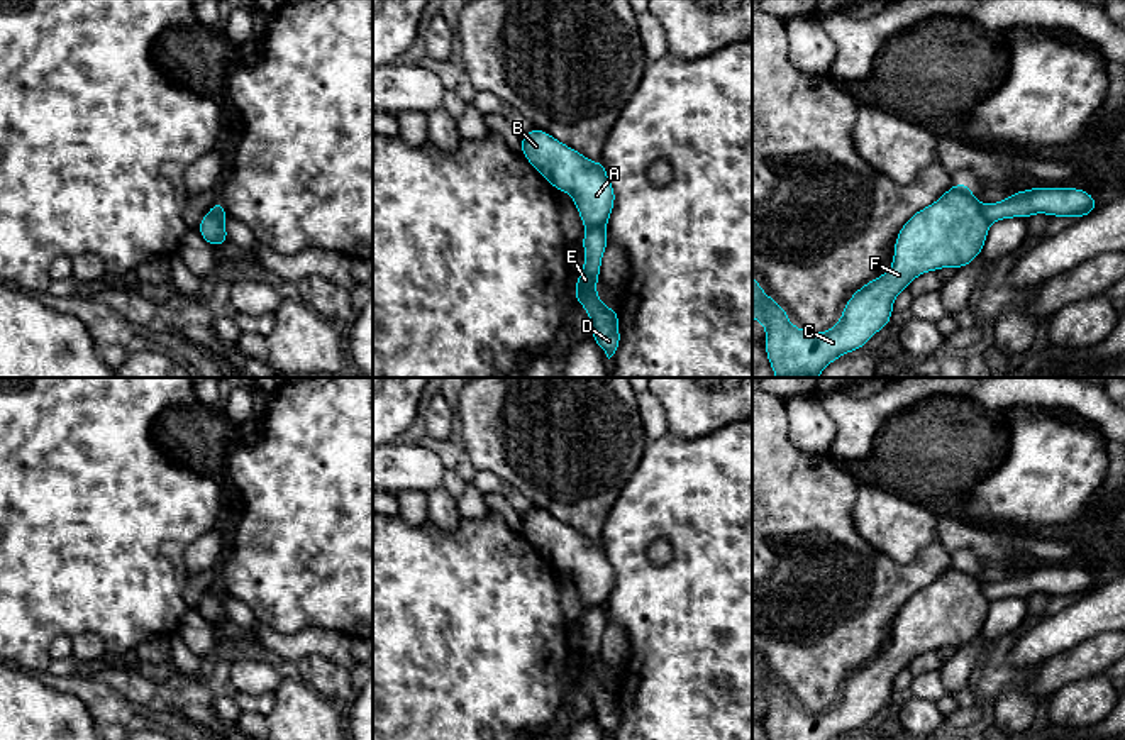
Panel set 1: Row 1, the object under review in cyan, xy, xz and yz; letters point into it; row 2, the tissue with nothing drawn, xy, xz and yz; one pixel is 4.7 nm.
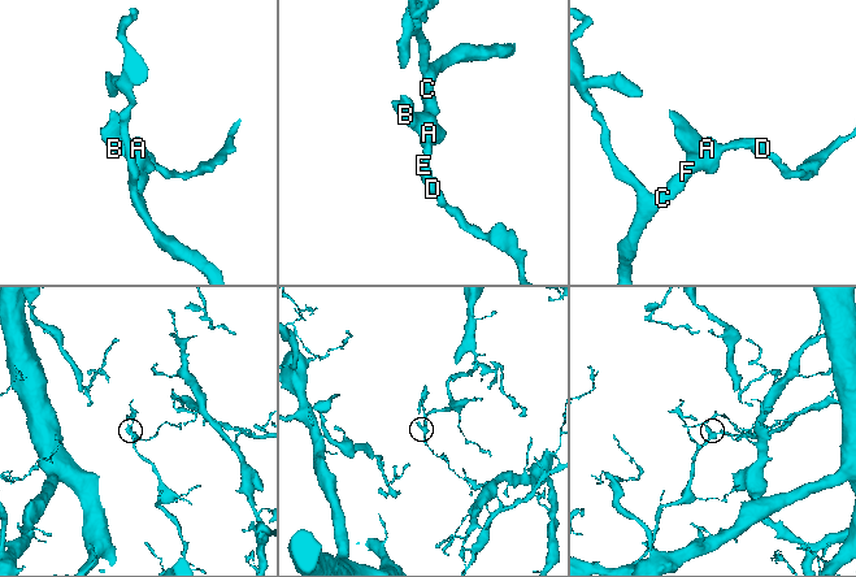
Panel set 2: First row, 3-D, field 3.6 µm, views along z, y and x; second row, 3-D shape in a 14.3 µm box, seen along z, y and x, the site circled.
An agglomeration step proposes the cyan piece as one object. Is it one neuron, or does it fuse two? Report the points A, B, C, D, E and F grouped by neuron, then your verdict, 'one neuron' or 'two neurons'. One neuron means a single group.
A B C F / D E; two neurons

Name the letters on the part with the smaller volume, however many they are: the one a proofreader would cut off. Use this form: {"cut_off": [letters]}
{"cut_off": ["D", "E"]}

